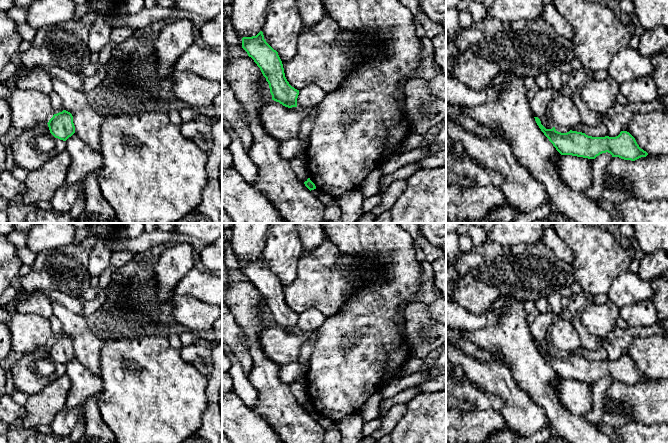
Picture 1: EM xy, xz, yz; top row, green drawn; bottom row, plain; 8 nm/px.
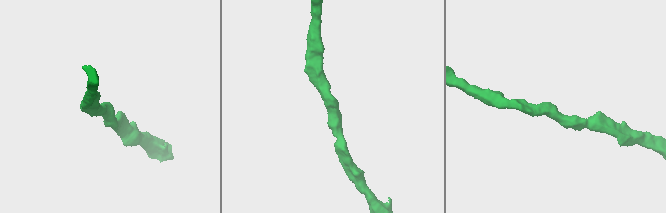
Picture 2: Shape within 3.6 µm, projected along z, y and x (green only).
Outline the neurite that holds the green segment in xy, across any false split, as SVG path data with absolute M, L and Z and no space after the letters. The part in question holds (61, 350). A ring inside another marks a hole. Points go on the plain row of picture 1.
M63 334L53 341L47 347L50 357L60 364L66 365L75 357L73 340L70 336Z

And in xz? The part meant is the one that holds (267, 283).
M260 255L256 260L243 261L242 272L254 284L266 302L272 324L288 332L297 331L299 314L287 305L278 276L266 266L263 256Z

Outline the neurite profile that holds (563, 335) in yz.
M558 318L557 321L554 321L548 340L555 349L560 349L570 354L582 347L578 332L573 324L565 318Z

